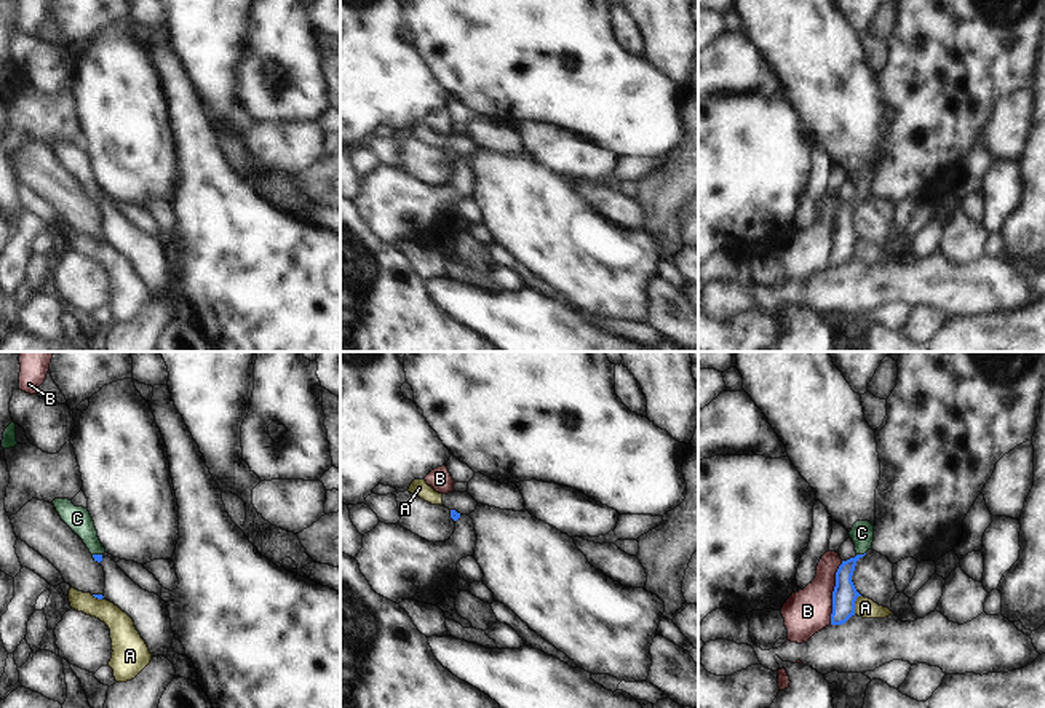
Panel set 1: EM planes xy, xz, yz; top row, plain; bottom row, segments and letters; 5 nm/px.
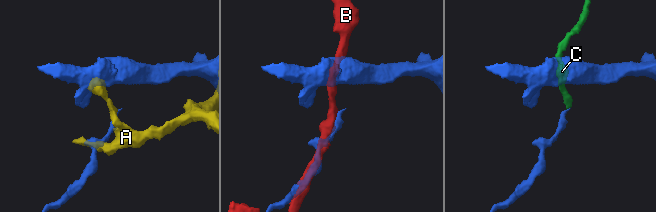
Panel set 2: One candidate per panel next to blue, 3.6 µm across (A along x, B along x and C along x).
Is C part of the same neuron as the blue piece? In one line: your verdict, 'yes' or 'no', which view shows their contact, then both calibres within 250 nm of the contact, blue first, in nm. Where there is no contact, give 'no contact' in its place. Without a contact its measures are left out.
yes; meets blue in yz; 120 nm thick on the blue side, 120 nm on the other

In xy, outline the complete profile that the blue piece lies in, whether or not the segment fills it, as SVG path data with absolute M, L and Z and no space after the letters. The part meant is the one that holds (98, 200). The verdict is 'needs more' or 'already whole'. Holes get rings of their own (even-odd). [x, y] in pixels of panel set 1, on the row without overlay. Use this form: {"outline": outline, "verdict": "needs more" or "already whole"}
{"outline": "M54 141L53 147L61 161L83 182L94 203L101 205L105 190L97 179L97 173L88 150L75 149L69 141Z", "verdict": "needs more"}

